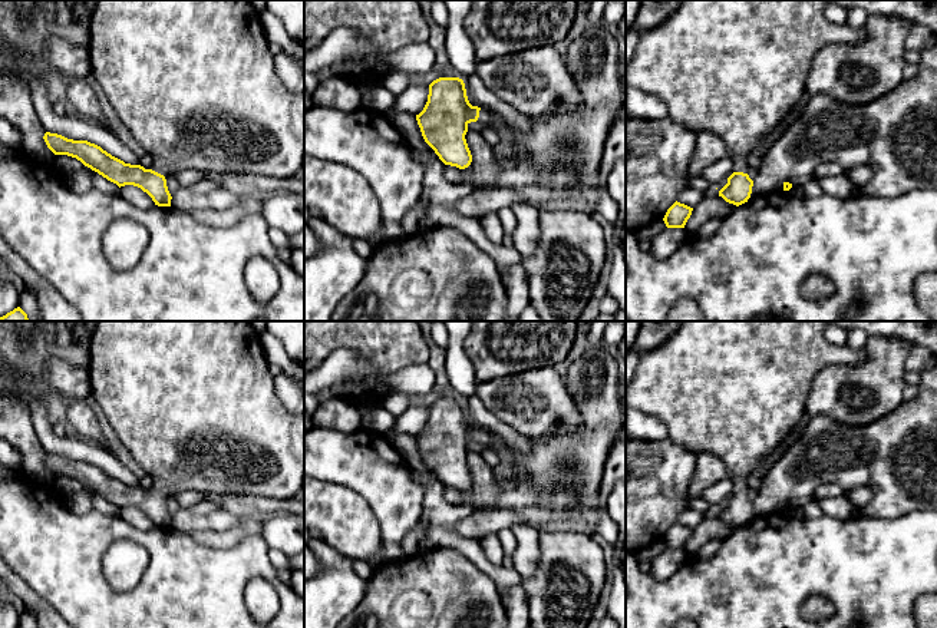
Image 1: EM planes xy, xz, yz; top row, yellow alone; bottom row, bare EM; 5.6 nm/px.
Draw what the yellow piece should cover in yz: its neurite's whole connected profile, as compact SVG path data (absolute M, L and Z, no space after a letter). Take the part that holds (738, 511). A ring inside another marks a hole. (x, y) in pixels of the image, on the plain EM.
M683 321L669 340L640 357L634 376L626 387L626 407L661 419L667 424L669 437L683 449L696 455L707 452L723 460L728 477L733 482L735 493L719 512L719 518L729 525L739 528L750 519L753 502L749 499L748 490L752 485L752 475L799 426L815 376L828 366L857 364L865 360L862 350L852 350L847 346L828 343L824 336L827 324L827 321Z

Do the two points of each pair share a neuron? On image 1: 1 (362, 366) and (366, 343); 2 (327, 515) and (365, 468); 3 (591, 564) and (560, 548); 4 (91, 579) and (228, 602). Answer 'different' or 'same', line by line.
1: different
2: different
3: same
4: same

